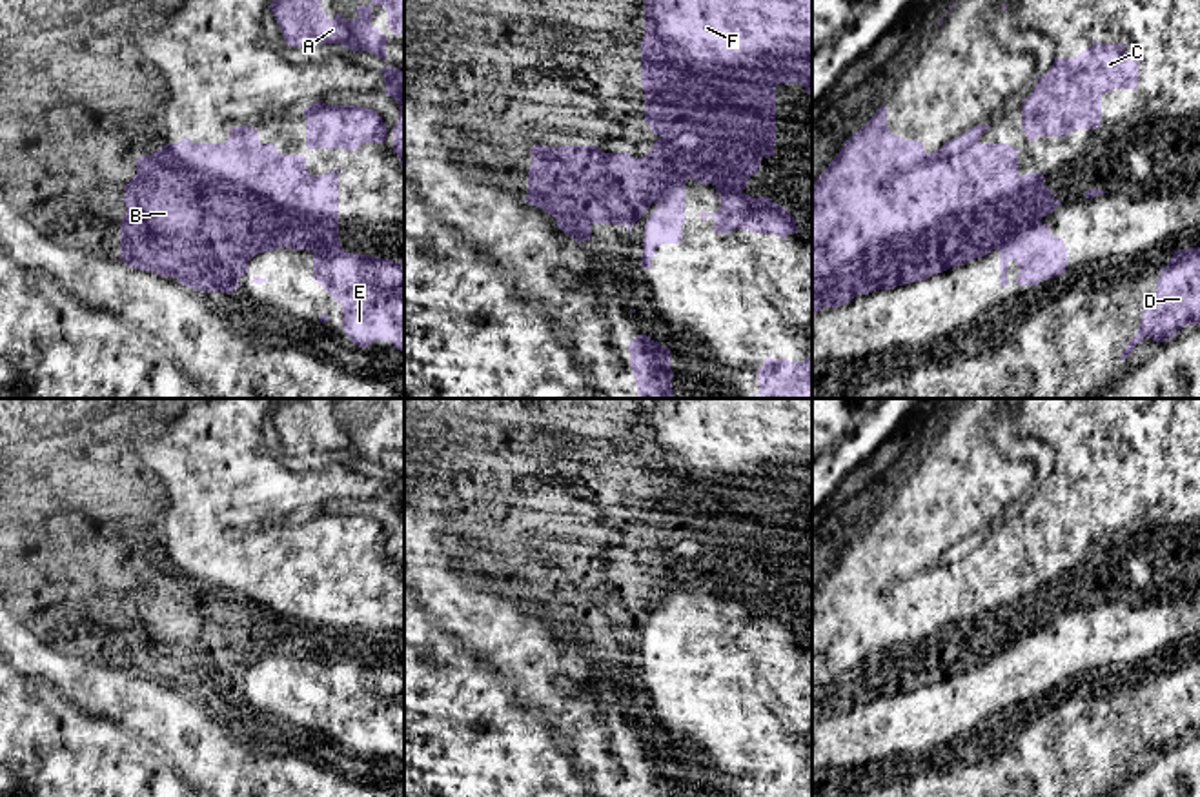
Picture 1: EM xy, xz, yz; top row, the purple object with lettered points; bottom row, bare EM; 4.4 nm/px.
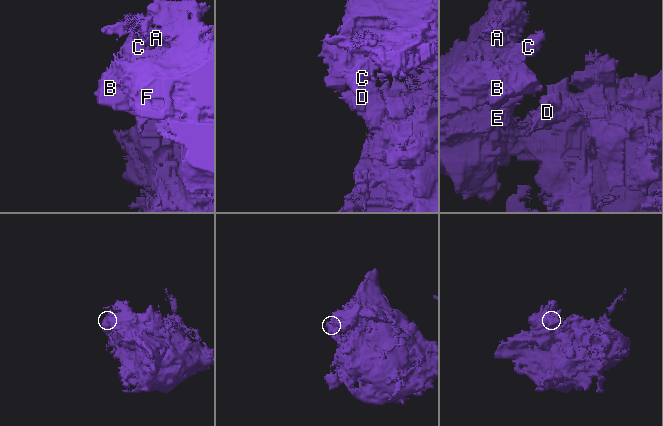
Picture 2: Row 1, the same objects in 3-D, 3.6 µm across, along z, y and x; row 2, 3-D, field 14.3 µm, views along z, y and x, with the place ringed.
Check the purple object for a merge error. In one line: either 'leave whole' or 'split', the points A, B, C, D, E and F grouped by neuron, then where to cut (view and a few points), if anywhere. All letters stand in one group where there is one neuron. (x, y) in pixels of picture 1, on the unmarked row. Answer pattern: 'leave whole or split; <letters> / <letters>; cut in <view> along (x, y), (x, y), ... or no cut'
split; A B C F / D E; cut in yz along (1038, 628), (996, 655)

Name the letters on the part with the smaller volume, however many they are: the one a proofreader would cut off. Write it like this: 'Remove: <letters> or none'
Remove: A, B, C, F

